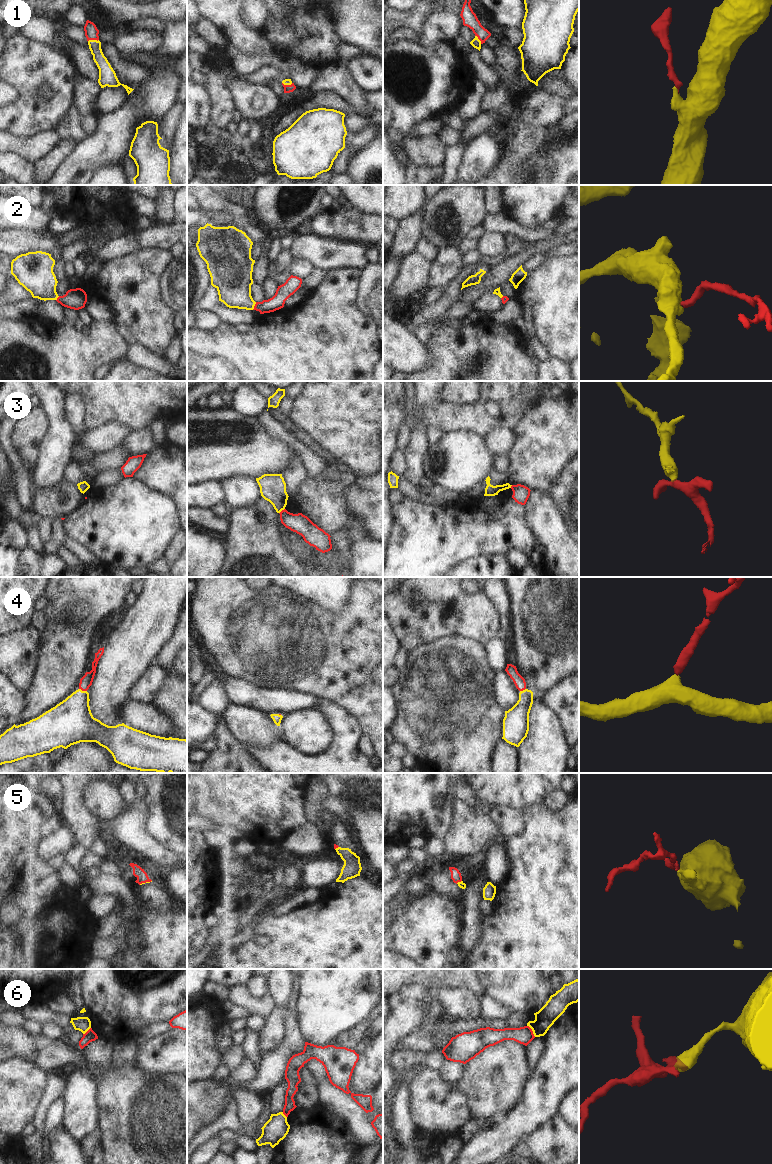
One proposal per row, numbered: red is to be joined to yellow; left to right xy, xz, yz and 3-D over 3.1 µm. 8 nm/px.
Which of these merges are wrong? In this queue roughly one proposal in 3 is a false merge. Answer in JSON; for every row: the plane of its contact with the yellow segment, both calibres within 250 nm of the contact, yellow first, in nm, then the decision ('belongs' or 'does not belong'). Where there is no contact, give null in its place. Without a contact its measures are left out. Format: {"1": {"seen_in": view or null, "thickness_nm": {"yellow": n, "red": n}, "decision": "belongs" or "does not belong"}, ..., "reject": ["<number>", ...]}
{"1": {"seen_in": "xy", "thickness_nm": {"yellow": 100, "red": 110}, "decision": "belongs"}, "2": {"seen_in": "xz", "thickness_nm": {"yellow": 280, "red": 120}, "decision": "belongs"}, "3": {"seen_in": "xz", "thickness_nm": {"yellow": 200, "red": 160}, "decision": "does not belong"}, "4": {"seen_in": "xy", "thickness_nm": {"yellow": 320, "red": 100}, "decision": "belongs"}, "5": {"seen_in": "xy", "thickness_nm": {"yellow": 20, "red": 90}, "decision": "belongs"}, "6": {"seen_in": "yz", "thickness_nm": {"yellow": 160, "red": 140}, "decision": "does not belong"}, "reject": ["3", "6"]}

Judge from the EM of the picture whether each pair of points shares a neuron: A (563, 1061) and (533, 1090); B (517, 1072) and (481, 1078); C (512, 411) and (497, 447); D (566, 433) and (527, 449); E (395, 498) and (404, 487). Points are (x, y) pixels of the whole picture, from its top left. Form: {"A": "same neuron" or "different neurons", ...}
{"A": "same neuron", "B": "same neuron", "C": "different neurons", "D": "same neuron", "E": "different neurons"}

